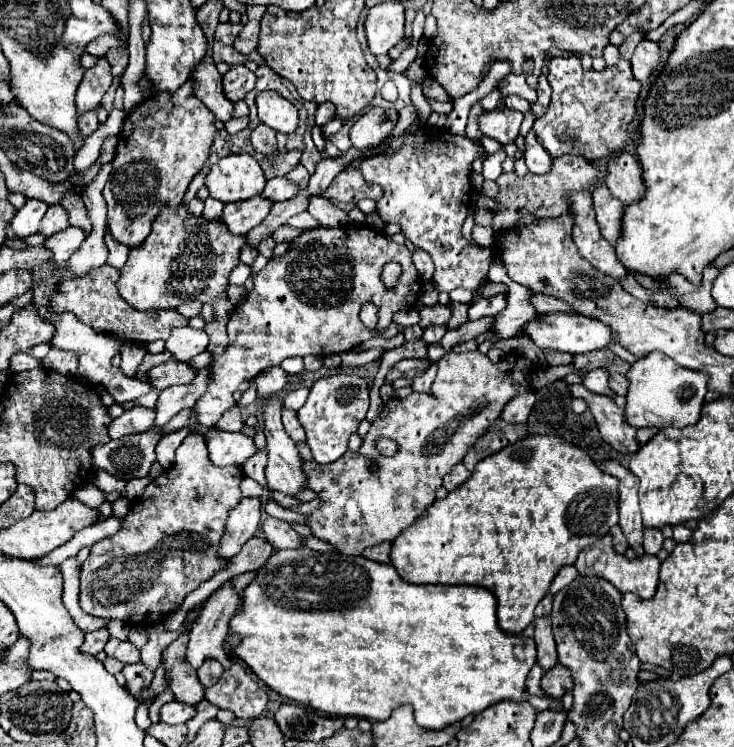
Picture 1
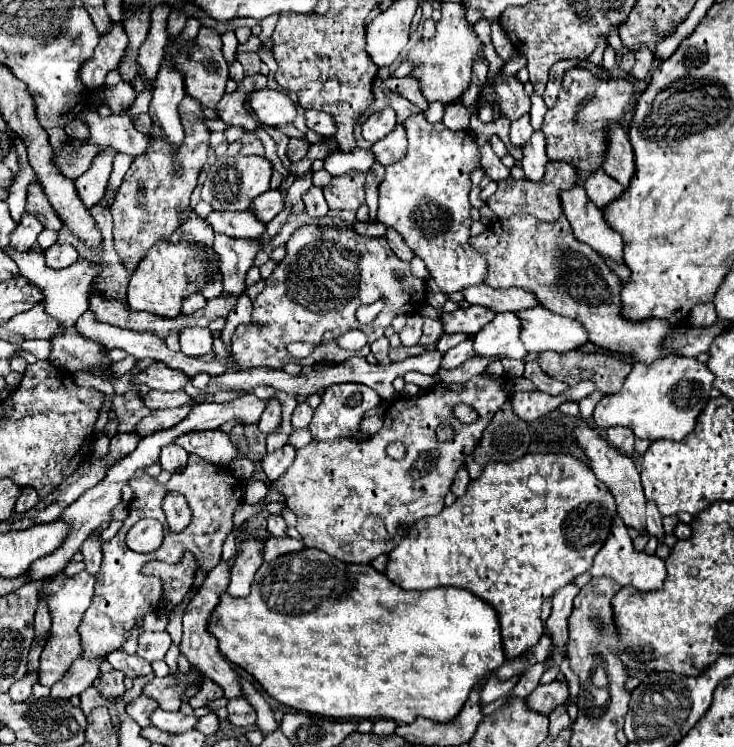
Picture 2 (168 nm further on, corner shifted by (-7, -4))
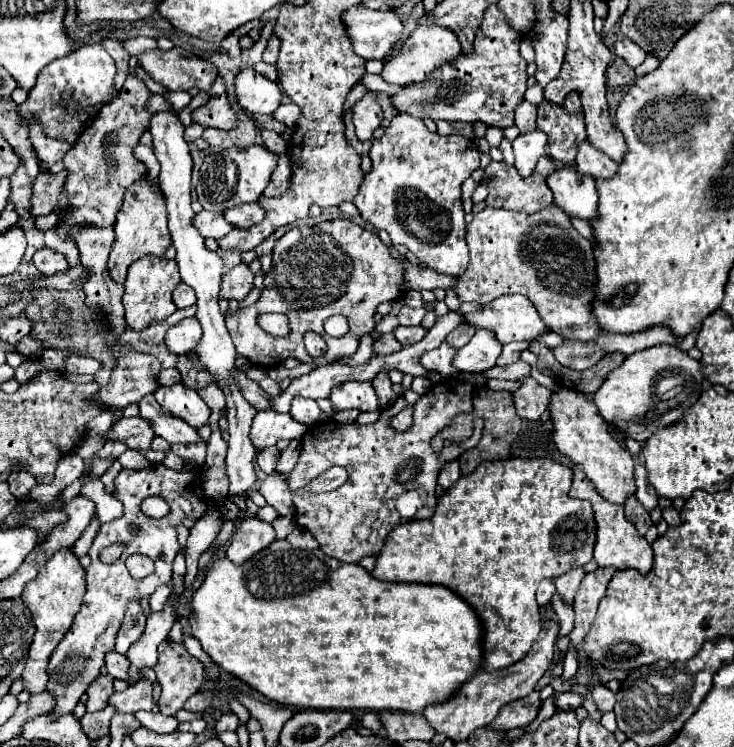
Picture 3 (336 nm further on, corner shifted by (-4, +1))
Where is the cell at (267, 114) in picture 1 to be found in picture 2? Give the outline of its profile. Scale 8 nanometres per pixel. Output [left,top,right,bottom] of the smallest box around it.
[249,89,297,127]

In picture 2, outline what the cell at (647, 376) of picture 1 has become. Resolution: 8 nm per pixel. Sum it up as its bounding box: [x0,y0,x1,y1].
[593,355,715,441]

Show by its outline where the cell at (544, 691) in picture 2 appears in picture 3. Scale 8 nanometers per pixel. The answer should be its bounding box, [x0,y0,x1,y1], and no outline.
[490,690,542,730]

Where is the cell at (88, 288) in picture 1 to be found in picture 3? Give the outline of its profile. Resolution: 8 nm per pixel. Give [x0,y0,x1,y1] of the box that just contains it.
[220,264,254,300]

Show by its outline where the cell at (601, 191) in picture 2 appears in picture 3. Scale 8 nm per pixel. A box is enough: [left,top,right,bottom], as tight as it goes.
[576,142,618,180]

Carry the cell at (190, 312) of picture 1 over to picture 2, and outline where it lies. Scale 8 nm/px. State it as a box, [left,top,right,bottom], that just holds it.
[181,293,205,313]

